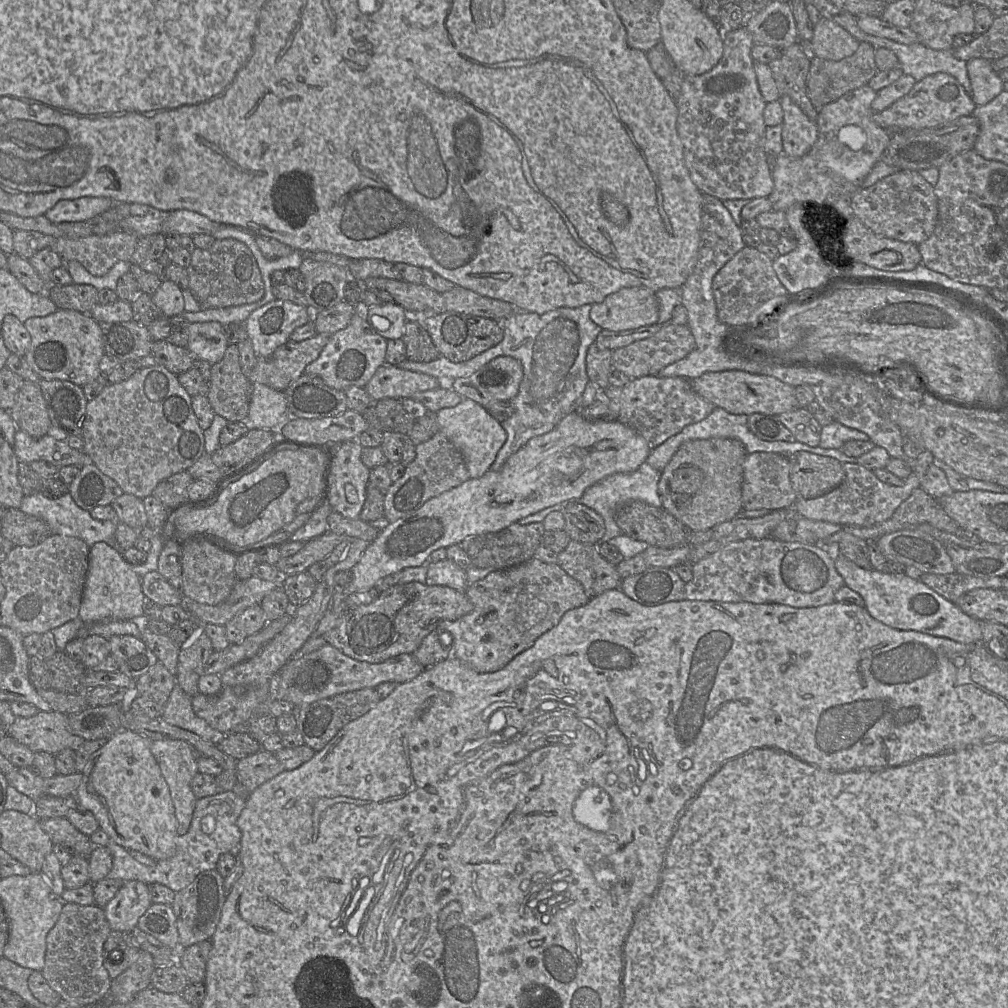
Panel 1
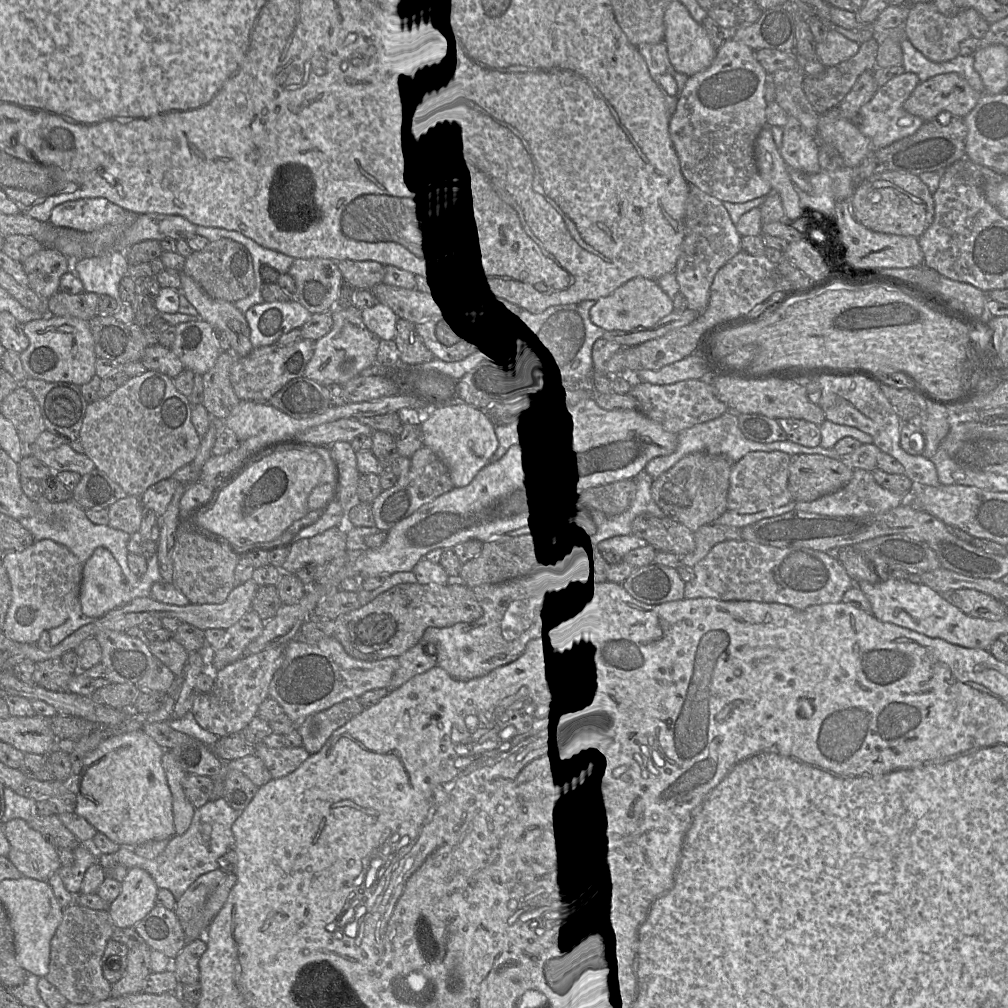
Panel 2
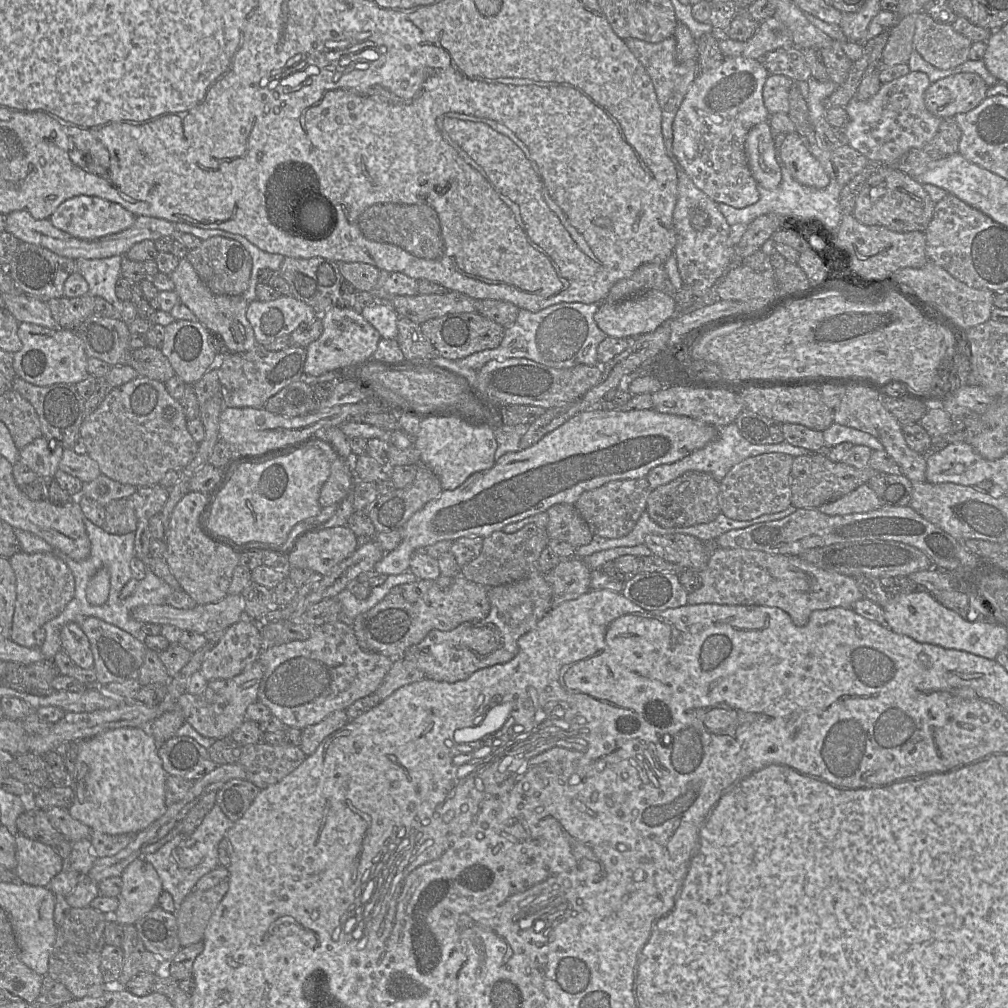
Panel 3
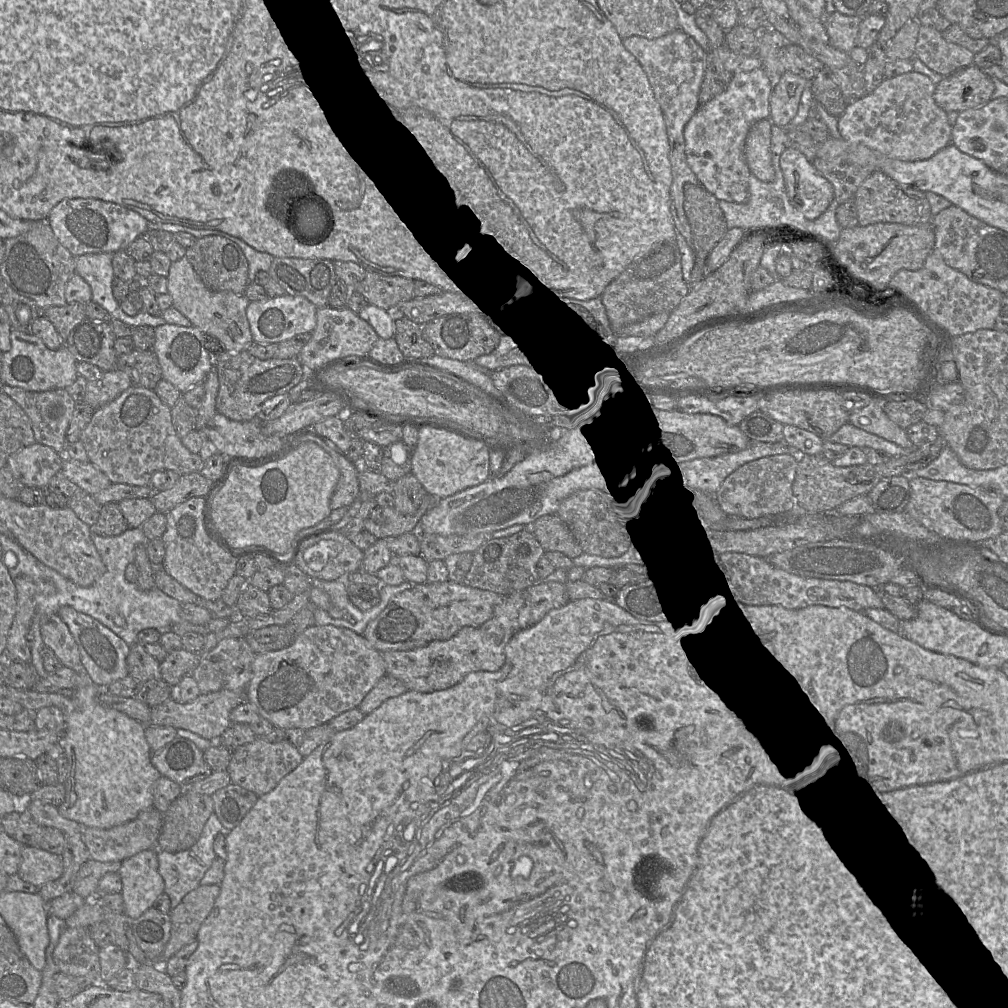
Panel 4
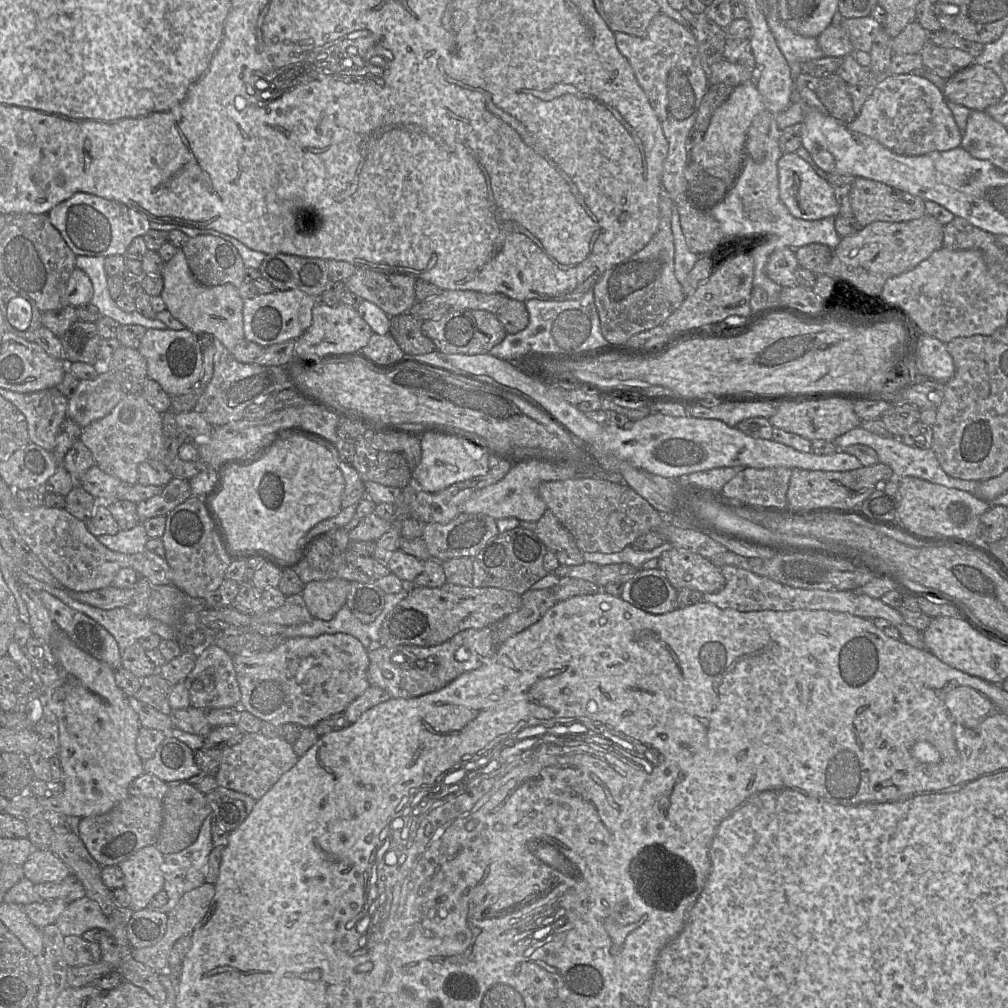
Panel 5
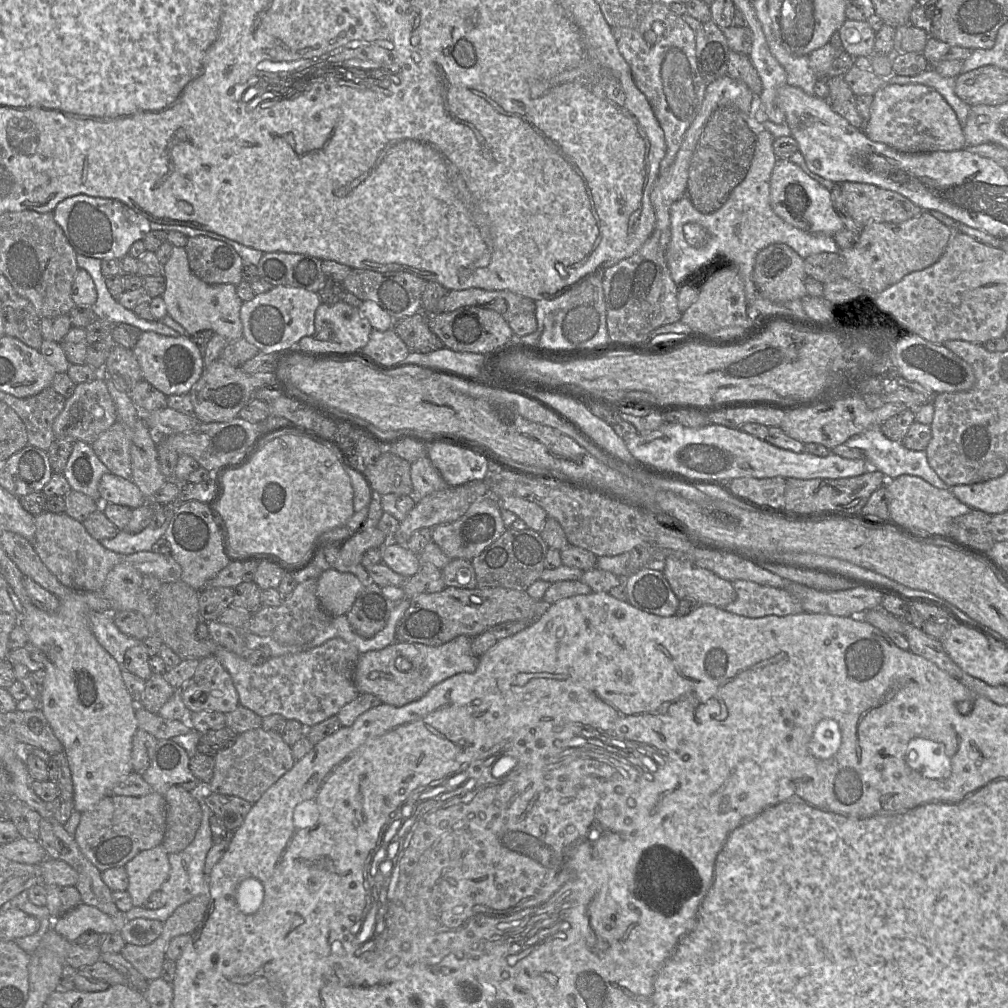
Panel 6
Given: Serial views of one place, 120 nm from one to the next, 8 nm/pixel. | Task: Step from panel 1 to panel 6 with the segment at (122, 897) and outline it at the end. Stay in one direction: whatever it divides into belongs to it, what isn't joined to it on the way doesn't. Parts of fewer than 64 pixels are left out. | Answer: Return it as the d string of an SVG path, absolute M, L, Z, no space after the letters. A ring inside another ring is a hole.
M162 845L138 853L124 867L129 880L127 892L135 907L144 906L153 892L161 890L170 872L169 857Z

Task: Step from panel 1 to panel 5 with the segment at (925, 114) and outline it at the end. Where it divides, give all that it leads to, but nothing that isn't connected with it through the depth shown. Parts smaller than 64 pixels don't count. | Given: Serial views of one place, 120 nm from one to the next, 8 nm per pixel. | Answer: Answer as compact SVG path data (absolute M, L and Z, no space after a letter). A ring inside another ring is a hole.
M974 63L947 79L942 93L946 101L985 111L1000 102L1005 87L993 70Z

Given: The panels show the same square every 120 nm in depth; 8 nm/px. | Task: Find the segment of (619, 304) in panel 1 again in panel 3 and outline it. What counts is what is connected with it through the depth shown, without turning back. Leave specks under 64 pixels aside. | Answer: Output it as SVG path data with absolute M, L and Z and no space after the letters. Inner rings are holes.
M653 289L615 304L602 302L594 315L594 320L597 326L608 336L627 338L653 332L665 321L672 319L677 313L678 307L674 296Z

